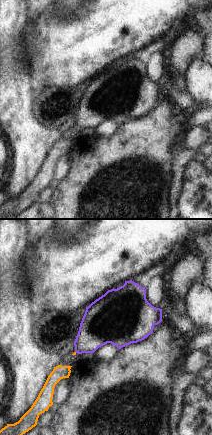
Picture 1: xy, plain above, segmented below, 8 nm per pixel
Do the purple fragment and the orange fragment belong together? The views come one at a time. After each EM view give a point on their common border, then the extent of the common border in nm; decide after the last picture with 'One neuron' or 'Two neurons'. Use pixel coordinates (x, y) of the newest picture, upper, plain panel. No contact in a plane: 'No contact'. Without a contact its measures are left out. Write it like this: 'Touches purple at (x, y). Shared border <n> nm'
No contact.

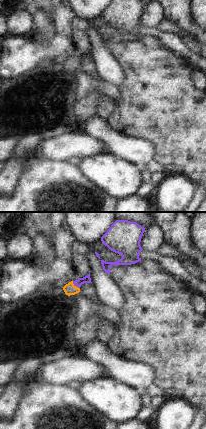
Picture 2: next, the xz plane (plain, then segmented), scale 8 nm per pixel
Touches purple at (75, 61). Shared border 90 nm.

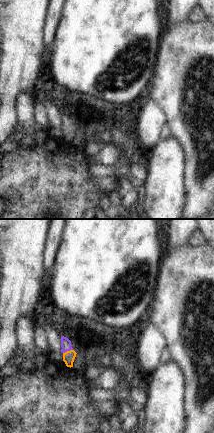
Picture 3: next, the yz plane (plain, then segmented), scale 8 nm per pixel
Touches purple at (67, 126). Shared border 90 nm.

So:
One neuron.

